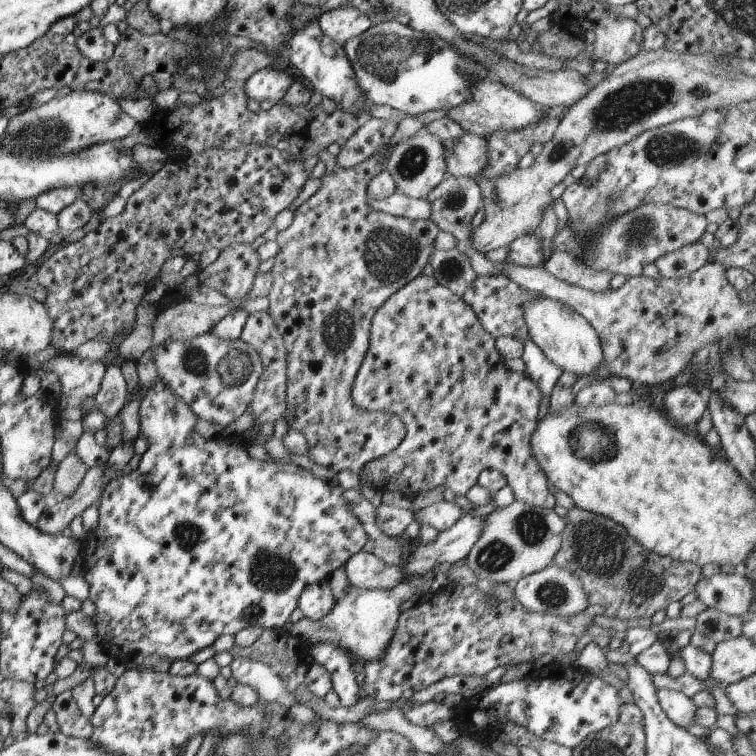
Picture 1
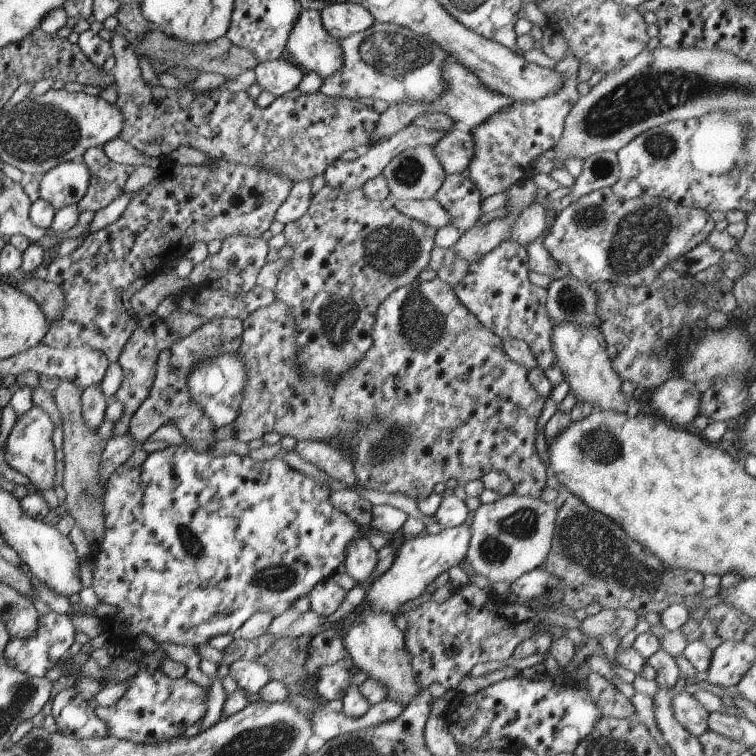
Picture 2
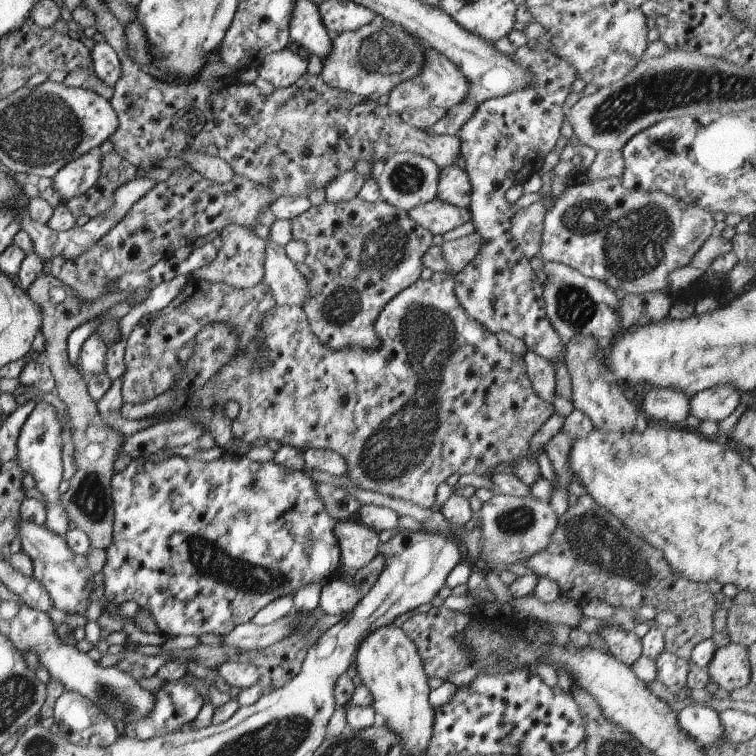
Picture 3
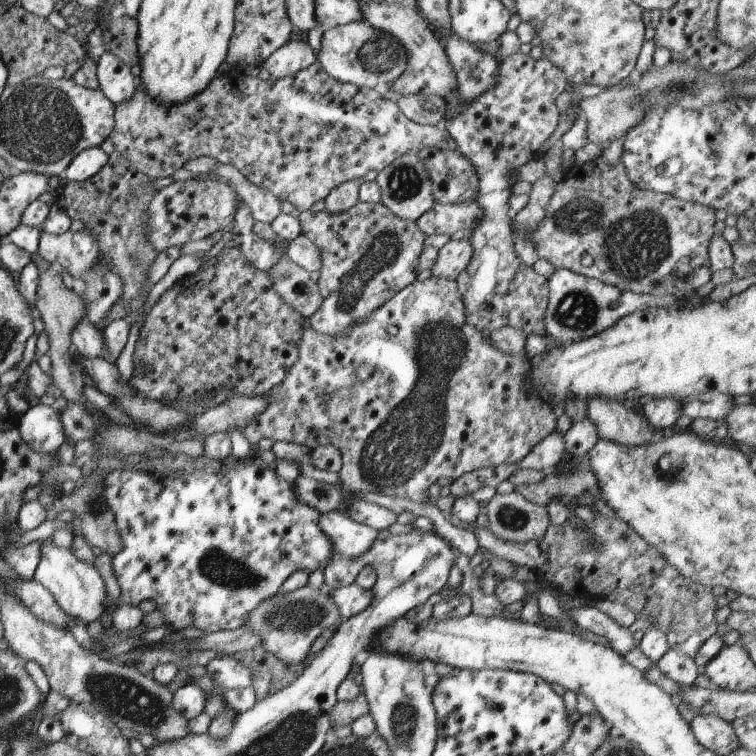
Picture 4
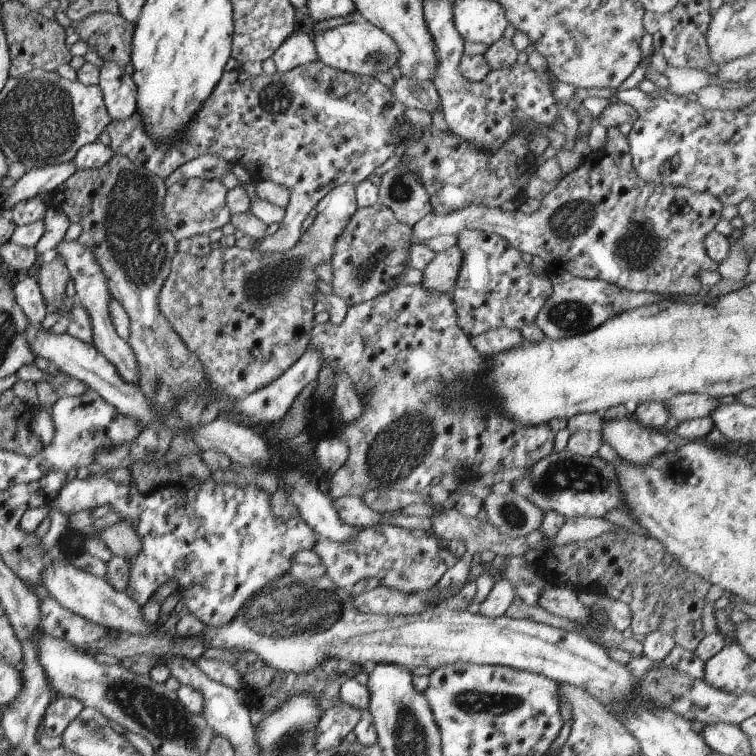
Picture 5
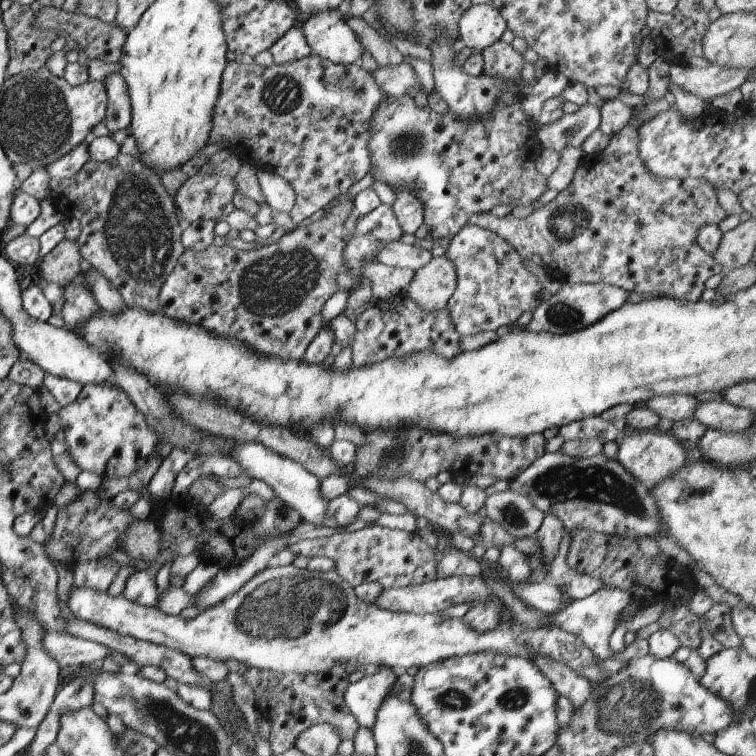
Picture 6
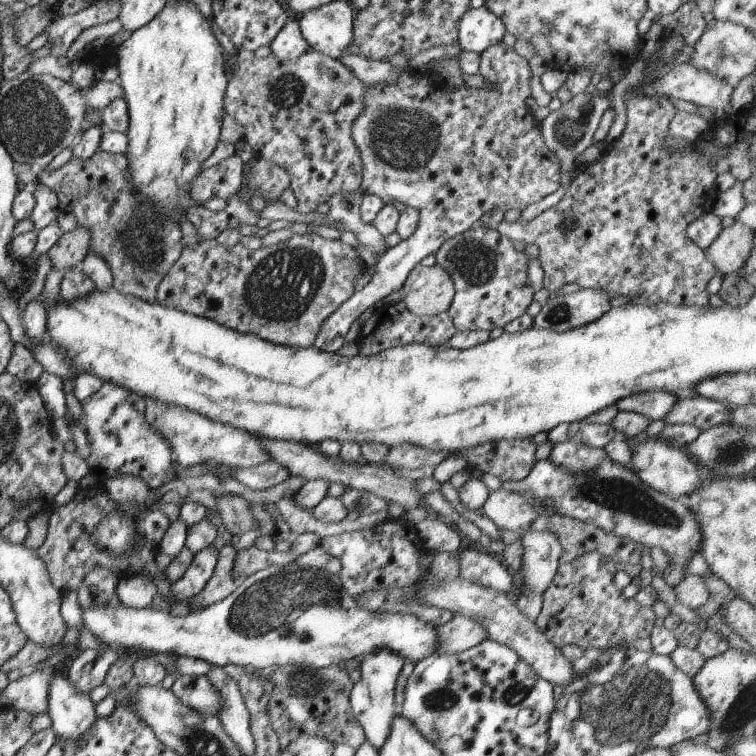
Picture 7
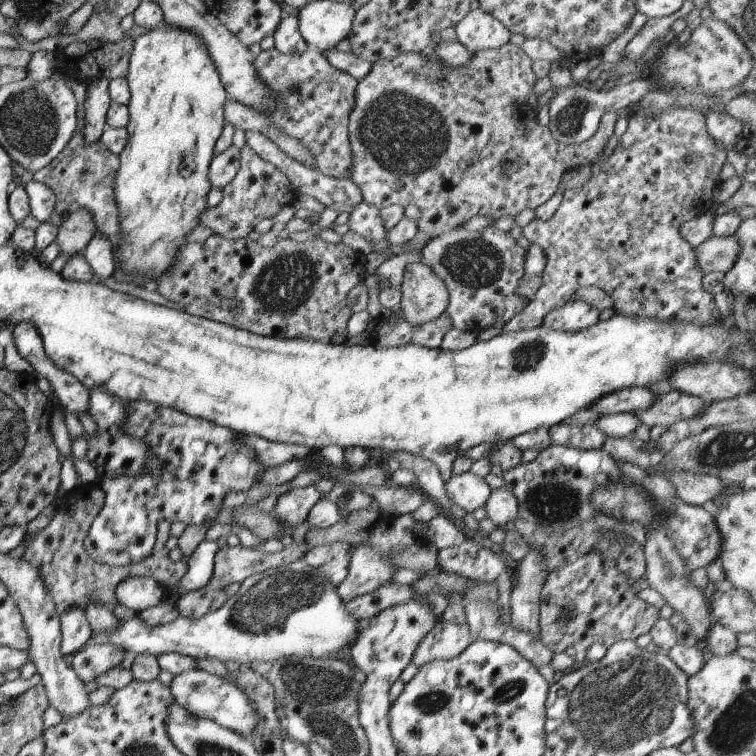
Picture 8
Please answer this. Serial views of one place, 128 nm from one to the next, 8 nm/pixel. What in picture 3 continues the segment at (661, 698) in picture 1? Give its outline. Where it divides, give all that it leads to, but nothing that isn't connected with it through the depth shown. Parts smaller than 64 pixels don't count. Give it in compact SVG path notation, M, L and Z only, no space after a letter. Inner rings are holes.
M696 702L676 714L678 725L701 747L718 745L724 739L718 712Z

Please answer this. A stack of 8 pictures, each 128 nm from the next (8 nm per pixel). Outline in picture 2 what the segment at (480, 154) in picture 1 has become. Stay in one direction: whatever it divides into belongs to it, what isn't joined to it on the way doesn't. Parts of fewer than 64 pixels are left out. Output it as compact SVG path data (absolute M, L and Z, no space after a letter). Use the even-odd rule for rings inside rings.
M456 127L447 131L431 148L445 175L460 173L467 168L473 154L472 136L469 130Z

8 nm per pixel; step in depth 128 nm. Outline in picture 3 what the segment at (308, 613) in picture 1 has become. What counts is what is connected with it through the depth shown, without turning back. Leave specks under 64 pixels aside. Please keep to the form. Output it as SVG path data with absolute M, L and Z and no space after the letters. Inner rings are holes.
M330 578L322 582L316 608L321 614L349 614L361 597L352 584Z

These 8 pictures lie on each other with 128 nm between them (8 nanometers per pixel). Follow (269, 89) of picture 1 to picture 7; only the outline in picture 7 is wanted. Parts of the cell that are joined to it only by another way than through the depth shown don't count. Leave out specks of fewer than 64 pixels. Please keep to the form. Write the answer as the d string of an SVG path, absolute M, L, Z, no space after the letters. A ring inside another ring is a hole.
M289 17L268 46L271 54L282 61L293 60L309 50L308 44L301 36L298 22Z

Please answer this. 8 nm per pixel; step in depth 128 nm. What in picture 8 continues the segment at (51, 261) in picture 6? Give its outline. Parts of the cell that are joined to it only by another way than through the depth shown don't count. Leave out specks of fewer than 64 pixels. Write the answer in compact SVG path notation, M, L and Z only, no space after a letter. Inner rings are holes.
M84 208L66 213L65 220L60 222L57 229L55 242L59 246L59 252L68 257L82 252L96 230L90 212Z

